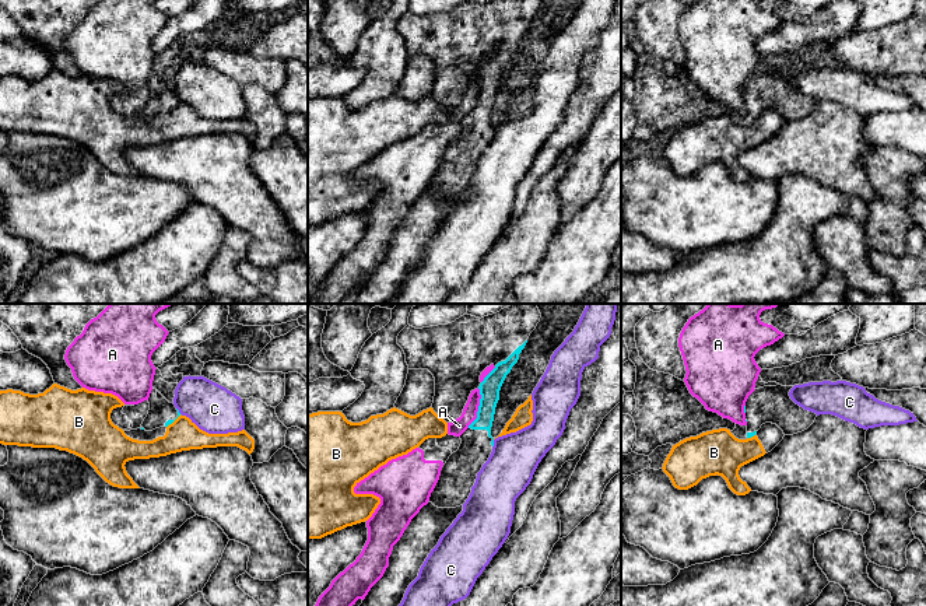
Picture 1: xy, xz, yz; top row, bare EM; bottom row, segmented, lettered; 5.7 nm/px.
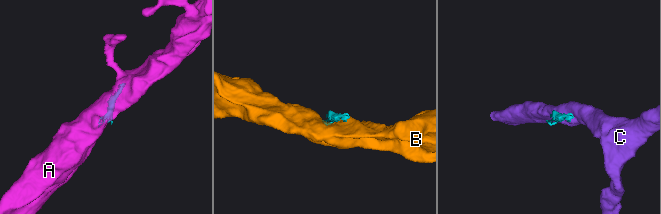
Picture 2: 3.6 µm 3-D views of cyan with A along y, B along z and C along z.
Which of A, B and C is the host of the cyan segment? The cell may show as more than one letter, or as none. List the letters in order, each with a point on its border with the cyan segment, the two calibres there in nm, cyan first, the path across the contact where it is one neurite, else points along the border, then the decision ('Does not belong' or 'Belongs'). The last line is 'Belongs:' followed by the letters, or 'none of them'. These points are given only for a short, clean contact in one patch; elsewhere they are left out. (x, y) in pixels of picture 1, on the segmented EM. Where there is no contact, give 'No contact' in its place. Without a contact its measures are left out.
A: Touches cyan at xz (479, 407). Thickness 120 nm (cyan) against 90 nm. Does not belong
B: Touches cyan at xy (174, 420). Thickness 30 nm (cyan) against 180 nm. Boundary: xy (181, 414), (167, 427). Does not belong
C: Touches cyan at xz (493, 444). Thickness 100 nm (cyan) against 280 nm. Boundary: xz (494, 440), (493, 447). Does not belong
Belongs: none of them

